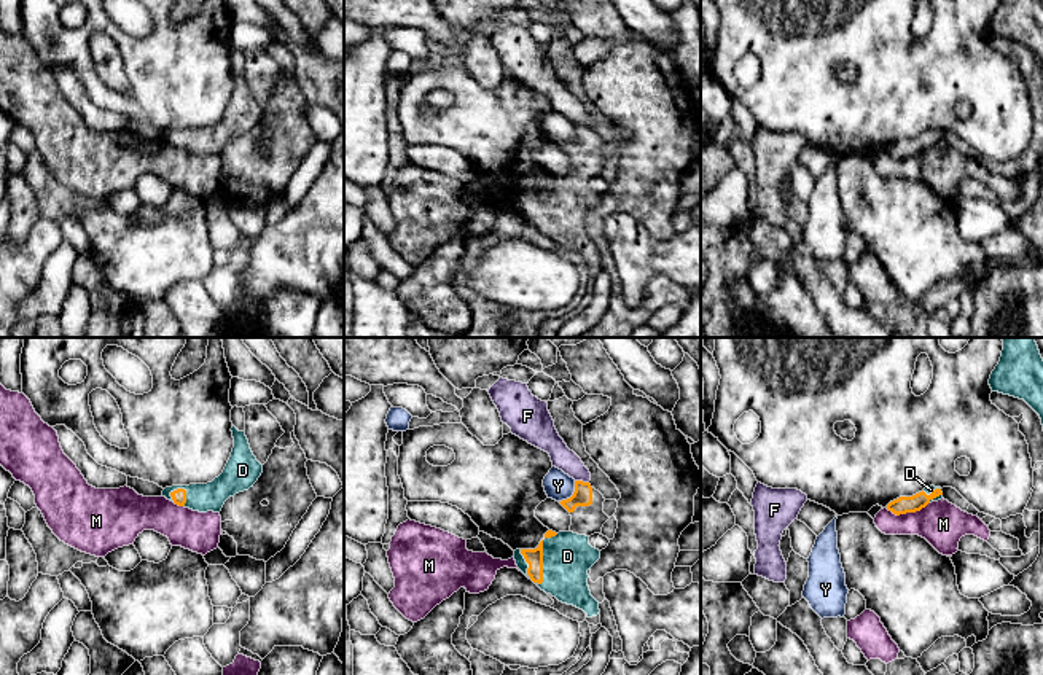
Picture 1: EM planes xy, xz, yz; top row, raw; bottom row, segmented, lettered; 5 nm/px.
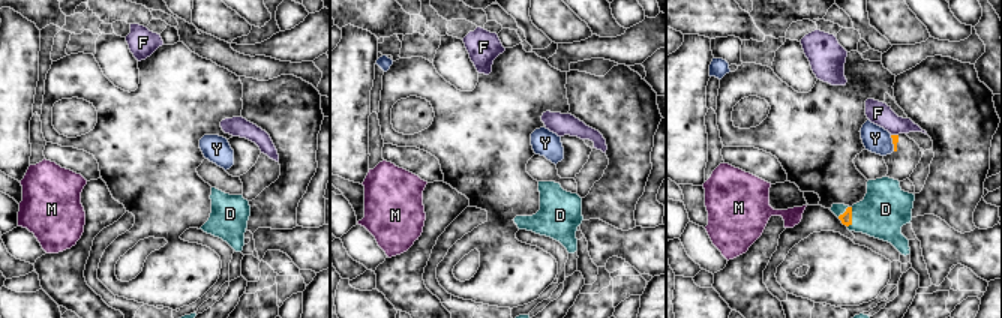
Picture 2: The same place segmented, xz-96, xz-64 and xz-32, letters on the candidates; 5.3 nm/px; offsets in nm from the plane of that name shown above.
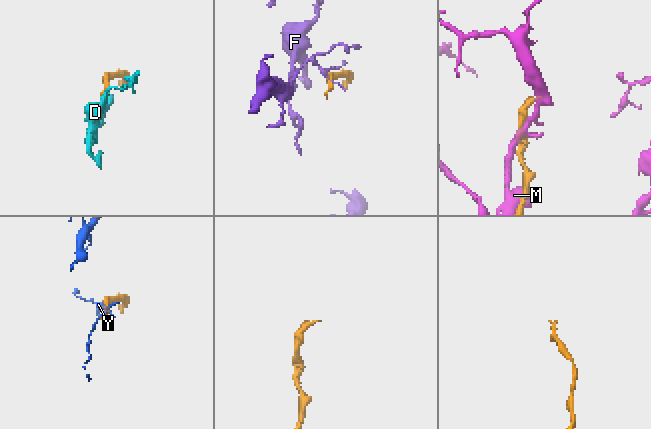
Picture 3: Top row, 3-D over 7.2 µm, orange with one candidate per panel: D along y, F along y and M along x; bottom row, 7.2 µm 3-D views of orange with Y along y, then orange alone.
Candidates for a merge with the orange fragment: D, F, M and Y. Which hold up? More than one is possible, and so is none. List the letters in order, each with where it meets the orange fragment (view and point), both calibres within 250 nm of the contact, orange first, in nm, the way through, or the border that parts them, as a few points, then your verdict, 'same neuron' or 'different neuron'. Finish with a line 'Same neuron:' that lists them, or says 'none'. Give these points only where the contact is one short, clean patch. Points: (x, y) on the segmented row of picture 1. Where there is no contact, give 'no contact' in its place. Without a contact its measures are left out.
D: contact xz (542, 556); calibres 90 and 240 nm; way xz (534, 557), (542, 556), (567, 556); same neuron
F: contact xz (582, 481); calibres 100 and 120 nm; border xz (575, 479), (588, 483); different neuron
M: contact yz (906, 511); calibres 90 and 220 nm; different neuron
Y: contact xz (574, 494); calibres 100 and 140 nm; different neuron
Same neuron: D

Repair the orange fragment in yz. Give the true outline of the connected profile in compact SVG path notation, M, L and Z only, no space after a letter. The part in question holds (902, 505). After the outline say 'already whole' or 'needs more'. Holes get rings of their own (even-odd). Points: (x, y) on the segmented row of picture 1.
M925 487L922 492L912 495L912 497L900 497L887 505L887 509L893 514L906 514L906 513L916 513L925 508L932 501L938 501L943 498L941 487Z; needs more

